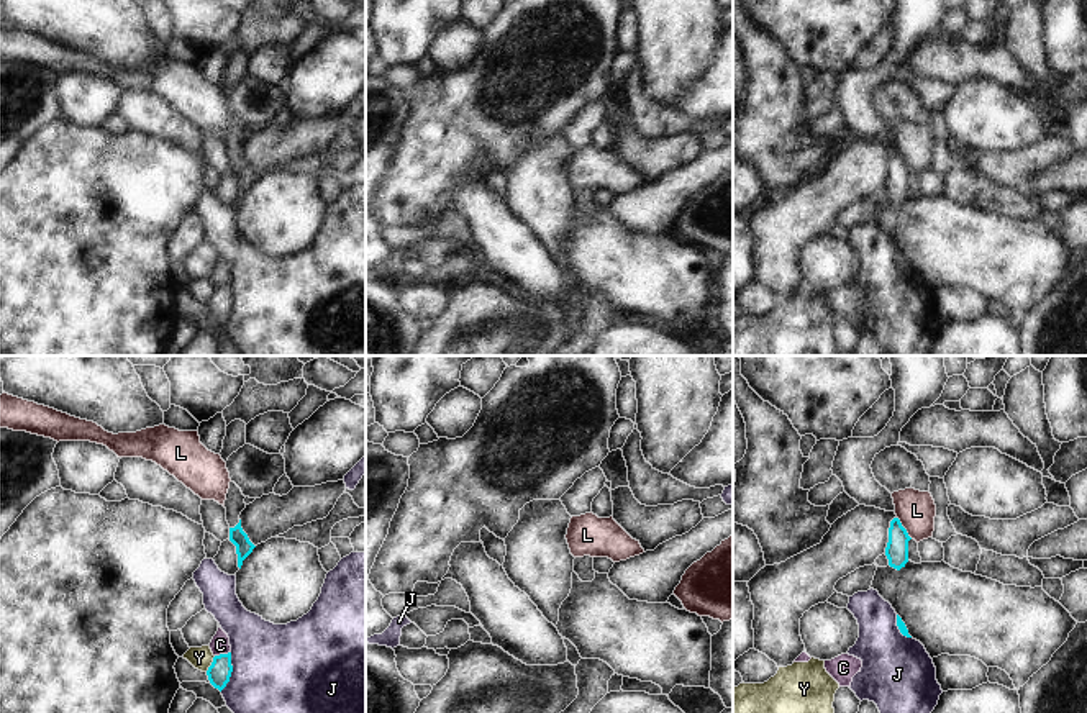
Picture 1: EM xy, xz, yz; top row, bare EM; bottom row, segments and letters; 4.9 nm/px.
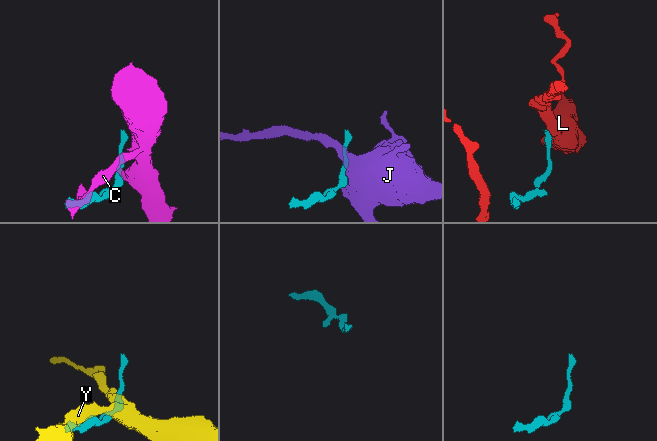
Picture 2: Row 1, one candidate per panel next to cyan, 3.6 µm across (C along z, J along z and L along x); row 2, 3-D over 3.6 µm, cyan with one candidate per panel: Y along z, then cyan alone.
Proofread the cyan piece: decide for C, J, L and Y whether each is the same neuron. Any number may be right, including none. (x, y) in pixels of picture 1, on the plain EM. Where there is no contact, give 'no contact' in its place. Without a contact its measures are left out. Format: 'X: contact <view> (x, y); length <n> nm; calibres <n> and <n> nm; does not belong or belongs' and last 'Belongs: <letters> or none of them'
C: contact xy (222, 287); length 80 nm; calibres 110 and 100 nm; does not belong
J: contact xy (231, 304); length 200 nm; calibres 110 and 500 nm; does not belong
L: contact yz (904, 161); length 130 nm; calibres 110 and 190 nm; does not belong
Y: contact xy (212, 297); length 90 nm; calibres 110 and 110 nm; does not belong
Belongs: none of them

